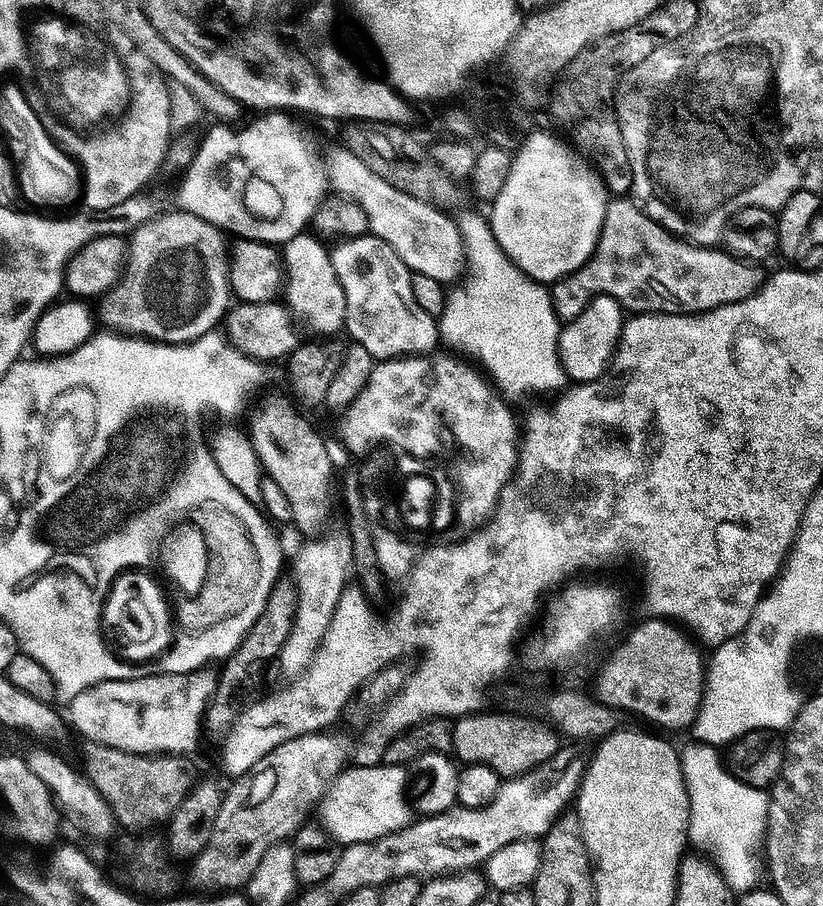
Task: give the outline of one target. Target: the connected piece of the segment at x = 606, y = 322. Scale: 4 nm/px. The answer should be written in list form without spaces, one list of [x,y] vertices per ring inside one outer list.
[[[599,296],[588,303],[588,308],[578,314],[578,318],[567,321],[560,329],[558,354],[573,385],[592,384],[604,379],[626,323],[624,307],[614,298]]]

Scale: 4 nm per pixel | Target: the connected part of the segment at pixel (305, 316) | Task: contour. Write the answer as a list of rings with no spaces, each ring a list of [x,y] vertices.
[[[312,234],[295,236],[289,244],[283,245],[285,282],[282,296],[295,319],[301,325],[304,323],[313,332],[313,337],[336,338],[345,331],[346,293],[334,272],[332,253],[324,245]]]

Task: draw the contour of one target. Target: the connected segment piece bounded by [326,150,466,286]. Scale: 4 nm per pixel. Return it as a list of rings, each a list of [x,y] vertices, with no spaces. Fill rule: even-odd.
[[[347,150],[329,155],[326,167],[331,191],[366,210],[369,233],[392,247],[413,274],[434,278],[434,282],[445,286],[455,285],[461,279],[466,268],[464,243],[451,215],[394,189]]]

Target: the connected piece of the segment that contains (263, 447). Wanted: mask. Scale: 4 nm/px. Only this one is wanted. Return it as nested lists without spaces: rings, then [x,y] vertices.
[[[270,400],[265,404],[264,412],[258,413],[252,420],[250,439],[263,468],[263,475],[278,482],[282,494],[286,494],[286,499],[290,502],[294,528],[297,528],[304,538],[319,538],[325,535],[329,527],[328,519],[332,516],[332,473],[334,473],[326,440],[323,440],[312,429],[311,424],[303,420],[284,400]]]

